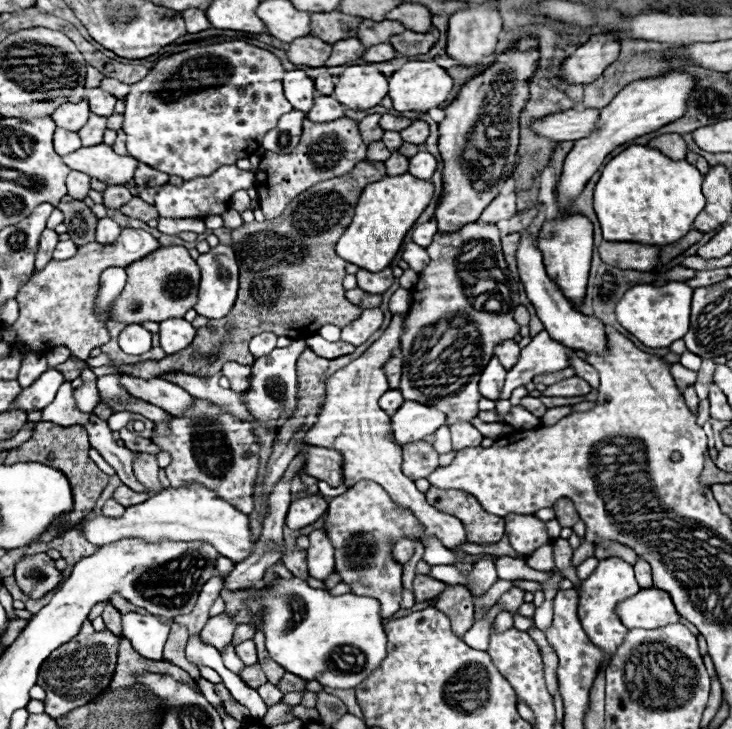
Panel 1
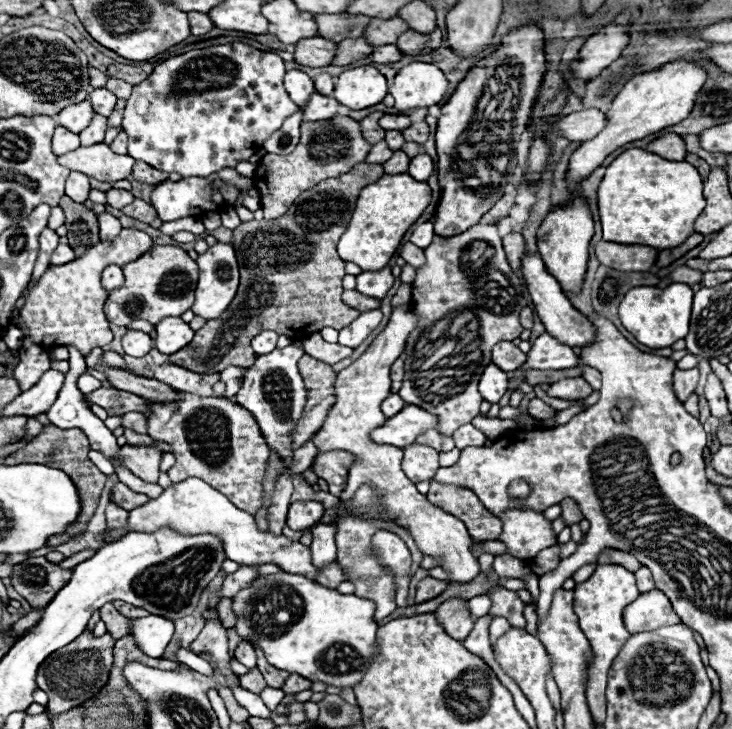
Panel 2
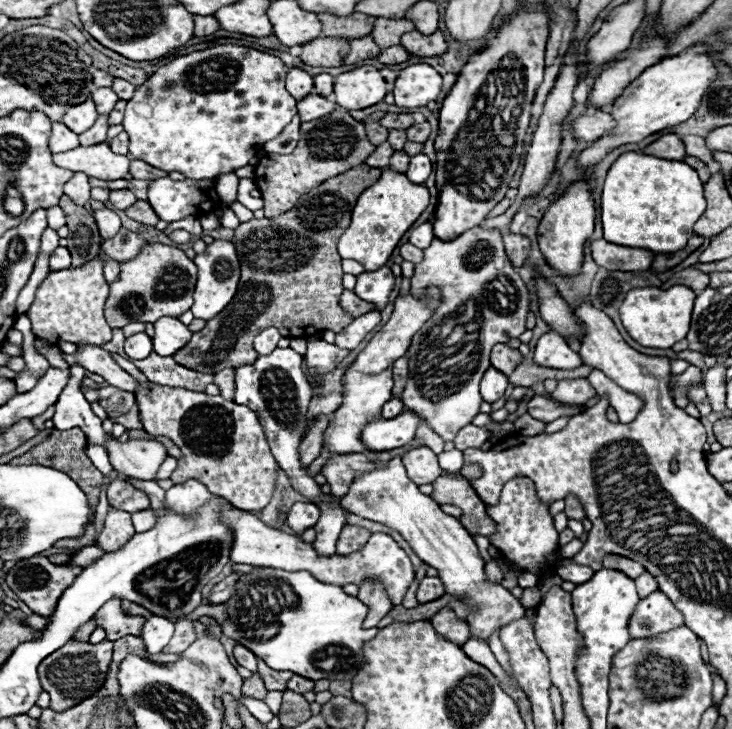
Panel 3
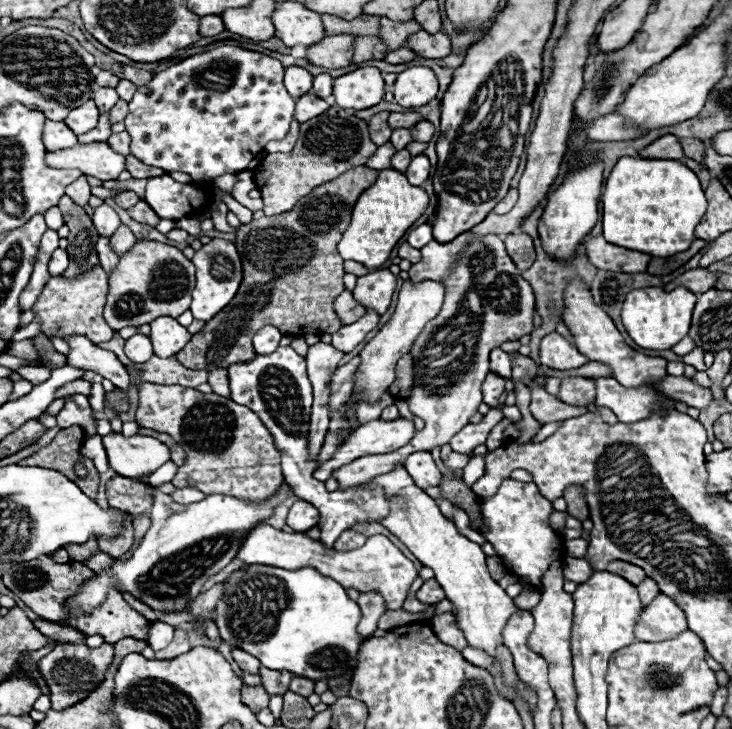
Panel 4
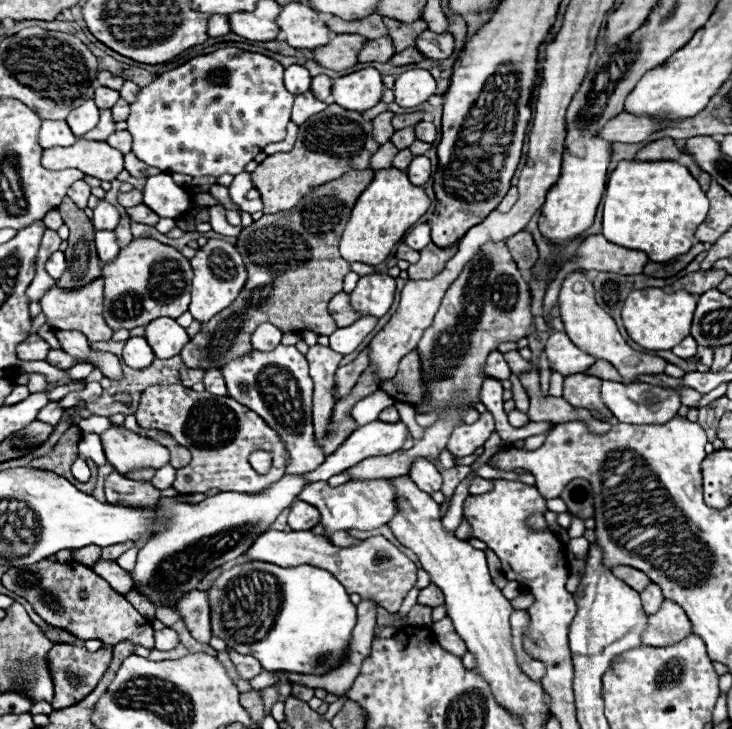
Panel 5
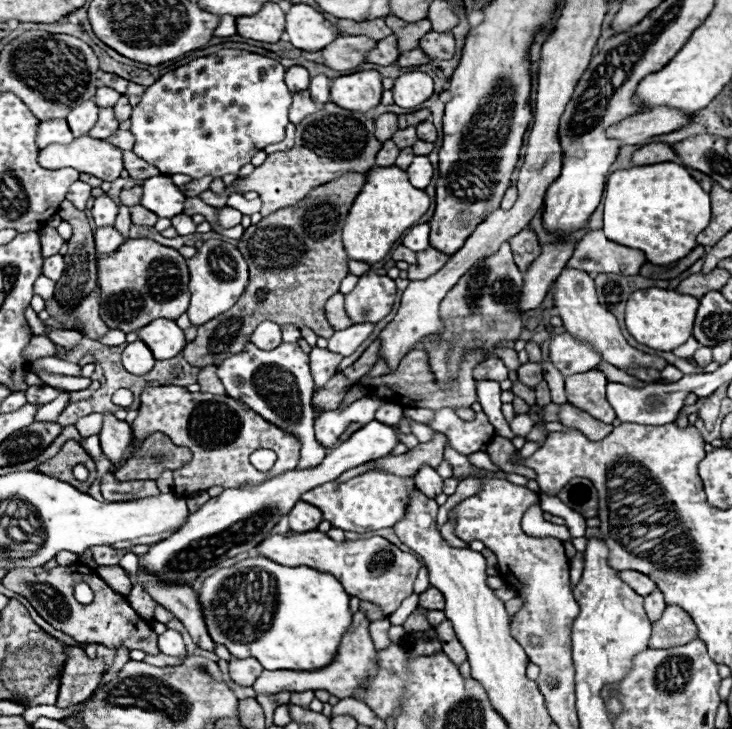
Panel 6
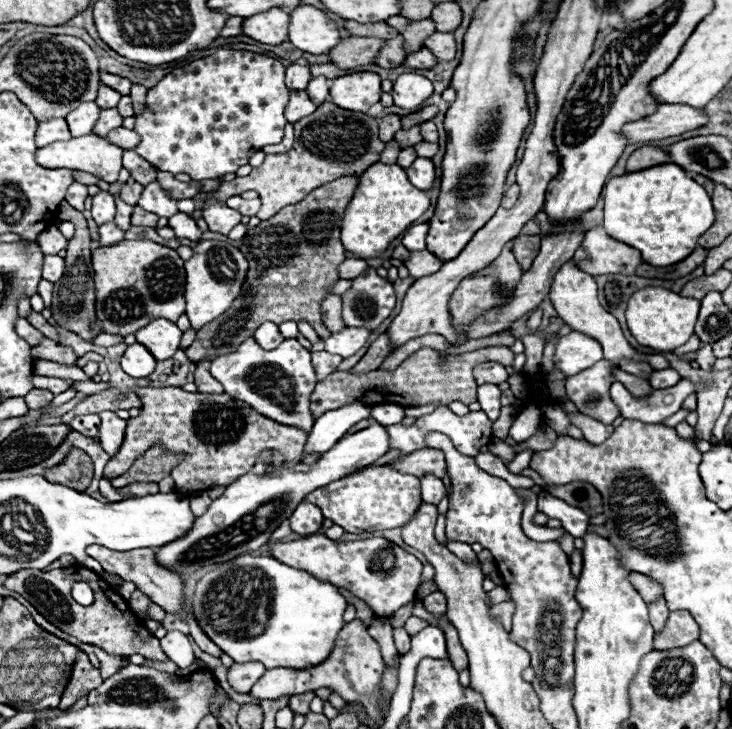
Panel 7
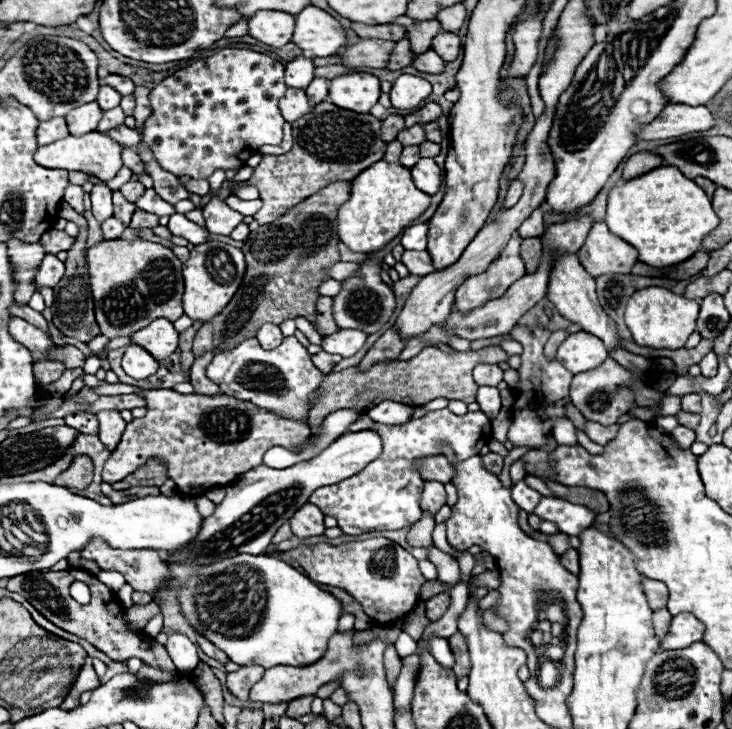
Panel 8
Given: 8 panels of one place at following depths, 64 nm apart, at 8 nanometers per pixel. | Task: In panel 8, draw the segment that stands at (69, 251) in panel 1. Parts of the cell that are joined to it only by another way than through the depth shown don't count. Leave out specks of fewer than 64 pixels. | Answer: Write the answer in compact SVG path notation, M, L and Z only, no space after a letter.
M46 256L36 274L36 288L54 288L64 276L64 262L56 256Z

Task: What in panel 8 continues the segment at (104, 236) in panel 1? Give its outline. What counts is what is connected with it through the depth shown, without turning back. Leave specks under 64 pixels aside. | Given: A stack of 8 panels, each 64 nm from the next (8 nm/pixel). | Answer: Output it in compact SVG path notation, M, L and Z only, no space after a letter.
M94 184L92 192L92 214L96 220L104 222L106 218L112 216L112 190L106 184Z

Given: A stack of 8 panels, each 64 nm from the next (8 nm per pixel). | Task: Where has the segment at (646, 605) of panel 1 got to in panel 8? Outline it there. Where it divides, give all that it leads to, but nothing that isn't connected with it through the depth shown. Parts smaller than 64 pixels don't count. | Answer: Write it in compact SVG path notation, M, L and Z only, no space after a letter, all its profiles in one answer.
M690 612L676 614L672 618L672 628L662 640L664 650L682 650L692 646L694 642L700 642L704 636L704 624Z

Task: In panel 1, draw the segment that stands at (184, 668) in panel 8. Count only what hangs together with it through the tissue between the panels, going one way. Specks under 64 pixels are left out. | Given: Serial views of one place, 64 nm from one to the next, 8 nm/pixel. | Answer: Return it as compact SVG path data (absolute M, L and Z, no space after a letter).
M122 614L122 636L128 638L136 652L150 660L162 660L162 650L170 634L170 624L152 614Z

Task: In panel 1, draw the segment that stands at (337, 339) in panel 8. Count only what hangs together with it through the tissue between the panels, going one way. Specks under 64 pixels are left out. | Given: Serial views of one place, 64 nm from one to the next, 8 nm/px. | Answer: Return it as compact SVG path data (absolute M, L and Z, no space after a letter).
M370 308L364 310L360 318L356 318L354 322L350 322L348 326L342 328L340 340L360 346L362 342L366 342L382 324L382 310L380 308Z

